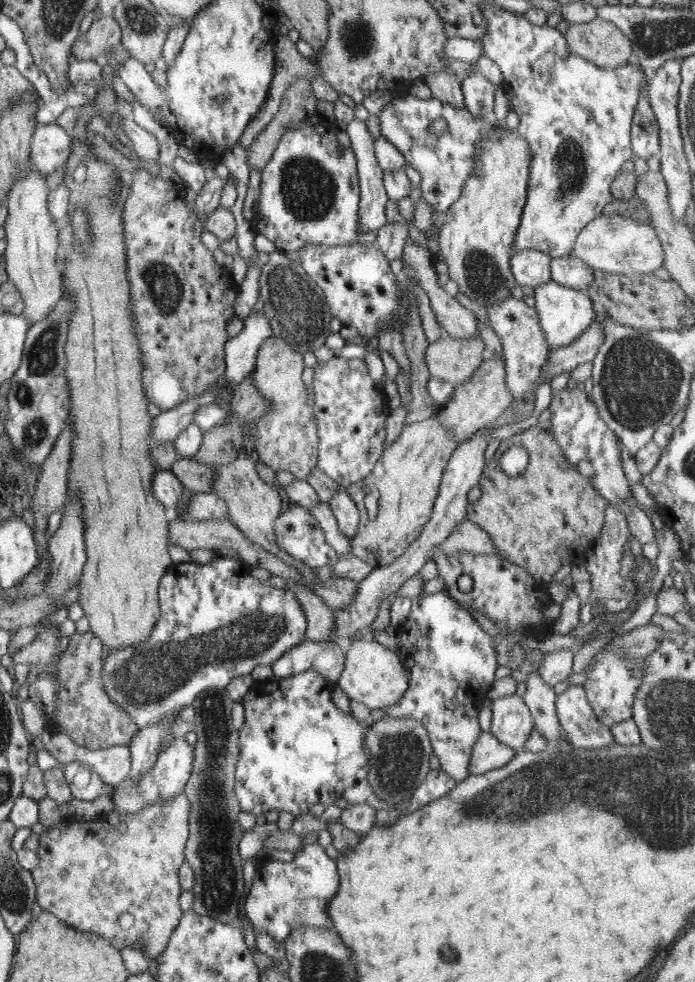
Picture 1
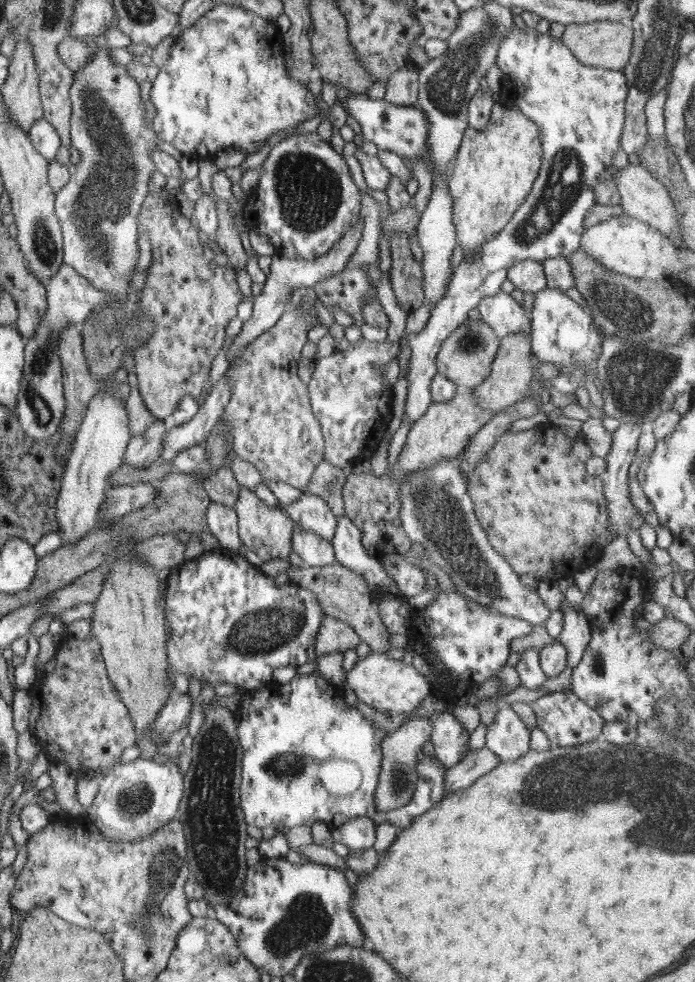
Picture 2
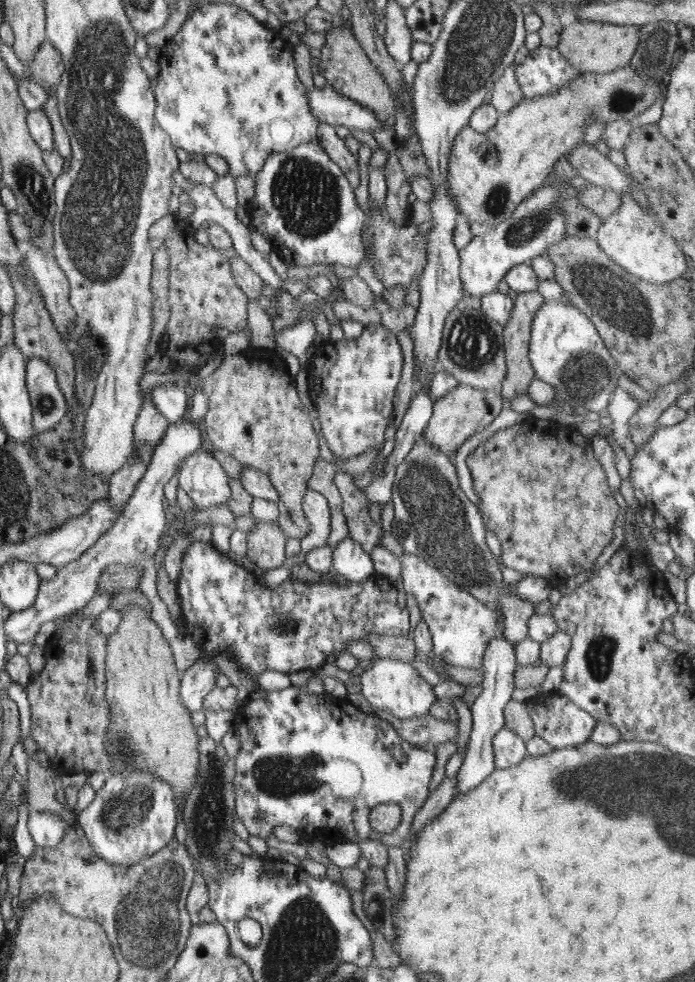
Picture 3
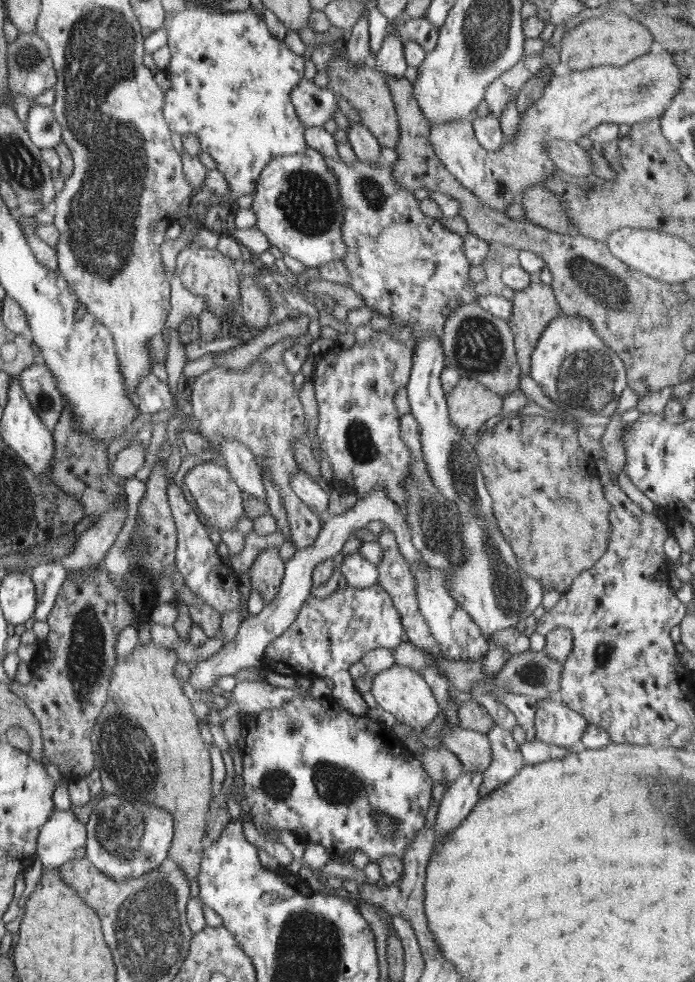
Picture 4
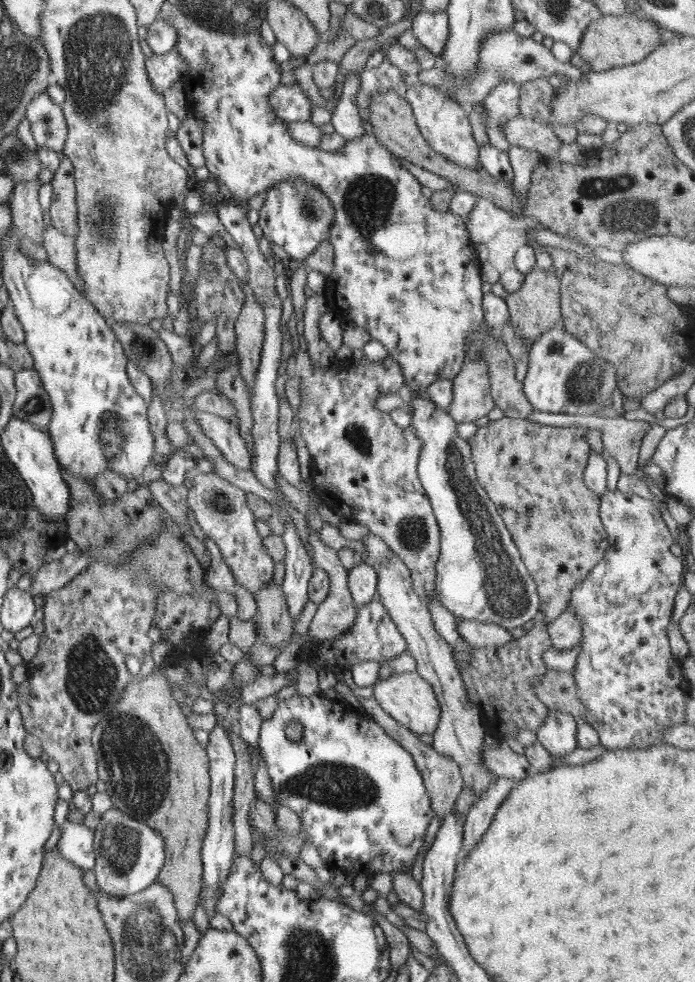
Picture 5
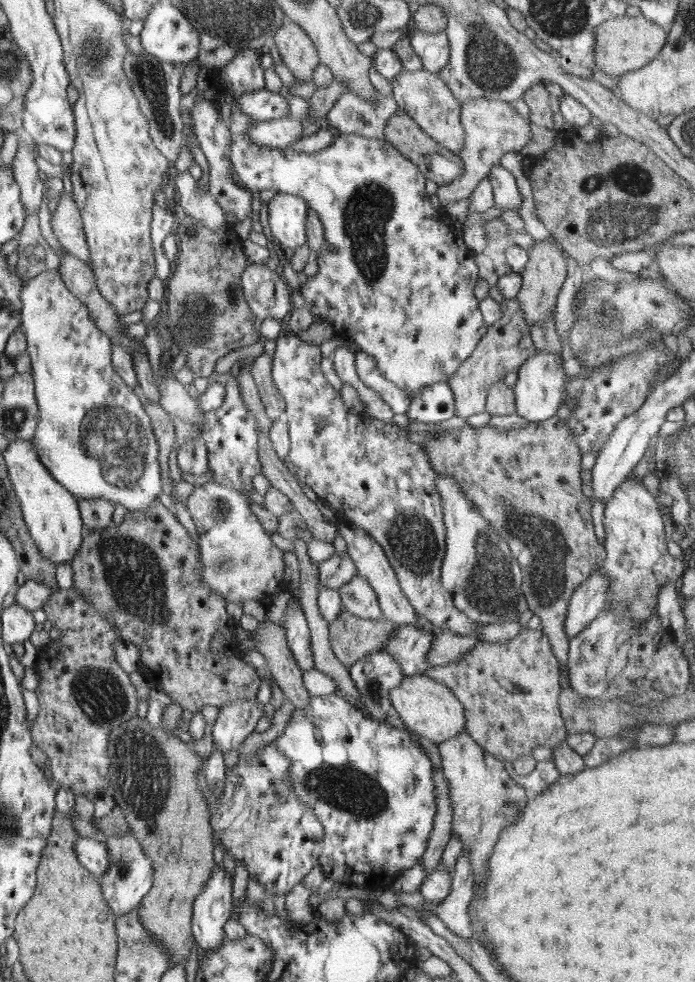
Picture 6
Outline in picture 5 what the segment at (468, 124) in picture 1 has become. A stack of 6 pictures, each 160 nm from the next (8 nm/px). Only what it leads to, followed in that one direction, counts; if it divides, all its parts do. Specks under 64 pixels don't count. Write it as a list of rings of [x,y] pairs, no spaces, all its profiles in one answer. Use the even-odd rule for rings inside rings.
[[[280,84],[269,96],[269,103],[277,117],[285,123],[308,122],[312,114],[312,101],[300,85]]]

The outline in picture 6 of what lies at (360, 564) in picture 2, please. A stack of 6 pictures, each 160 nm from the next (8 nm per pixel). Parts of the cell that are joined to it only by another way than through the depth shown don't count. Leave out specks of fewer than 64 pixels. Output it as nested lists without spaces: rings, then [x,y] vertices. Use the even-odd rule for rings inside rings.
[[[360,575],[352,577],[344,586],[339,588],[343,608],[349,613],[359,616],[366,621],[382,618],[381,608],[374,589]]]

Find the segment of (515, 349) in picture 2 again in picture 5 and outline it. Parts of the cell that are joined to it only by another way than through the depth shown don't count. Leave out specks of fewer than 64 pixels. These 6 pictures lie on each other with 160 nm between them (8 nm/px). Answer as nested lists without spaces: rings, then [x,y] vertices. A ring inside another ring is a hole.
[[[535,267],[525,274],[521,288],[516,293],[506,294],[504,298],[506,306],[509,306],[509,320],[517,330],[518,337],[522,337],[532,346],[543,331],[560,325],[562,321],[560,299],[560,279],[557,277],[555,269],[542,270]]]

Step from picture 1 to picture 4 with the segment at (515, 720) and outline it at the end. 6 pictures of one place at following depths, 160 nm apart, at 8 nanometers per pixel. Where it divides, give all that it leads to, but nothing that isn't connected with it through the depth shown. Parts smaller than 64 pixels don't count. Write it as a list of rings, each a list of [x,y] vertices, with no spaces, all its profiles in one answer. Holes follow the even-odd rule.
[[[494,726],[487,732],[491,744],[492,762],[483,772],[479,800],[515,777],[523,767],[521,747],[512,737],[512,731]]]

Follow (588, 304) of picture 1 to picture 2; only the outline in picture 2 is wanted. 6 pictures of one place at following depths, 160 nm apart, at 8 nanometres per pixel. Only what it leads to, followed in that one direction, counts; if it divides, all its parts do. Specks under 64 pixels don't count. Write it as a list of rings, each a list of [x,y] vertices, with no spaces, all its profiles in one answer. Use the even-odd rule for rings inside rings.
[[[546,288],[535,293],[531,308],[531,336],[529,338],[532,355],[542,364],[556,366],[560,374],[576,376],[580,384],[587,381],[587,375],[594,371],[597,376],[596,361],[602,354],[602,344],[598,328],[593,318],[583,306],[557,288]]]

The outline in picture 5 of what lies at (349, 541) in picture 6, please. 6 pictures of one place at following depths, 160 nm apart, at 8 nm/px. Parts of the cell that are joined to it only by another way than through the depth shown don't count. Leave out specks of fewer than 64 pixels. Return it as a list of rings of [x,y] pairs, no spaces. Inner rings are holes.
[[[370,533],[360,540],[365,542],[367,548],[366,563],[372,565],[378,573],[377,596],[405,638],[407,651],[416,659],[416,672],[432,685],[441,706],[440,718],[433,732],[432,746],[442,756],[450,757],[457,762],[463,776],[464,787],[471,788],[478,798],[496,778],[485,770],[481,757],[483,744],[489,736],[483,726],[479,708],[469,701],[467,688],[453,656],[451,644],[437,633],[428,606],[415,593],[411,572],[404,561],[395,555],[379,536]]]

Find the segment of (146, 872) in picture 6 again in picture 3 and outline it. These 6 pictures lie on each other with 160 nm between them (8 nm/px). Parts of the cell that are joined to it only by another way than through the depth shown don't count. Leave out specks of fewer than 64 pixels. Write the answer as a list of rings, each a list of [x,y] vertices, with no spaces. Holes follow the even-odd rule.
[[[138,767],[108,775],[105,785],[95,792],[94,800],[78,812],[78,823],[98,858],[116,866],[134,866],[175,837],[177,826],[175,794],[169,782]]]

